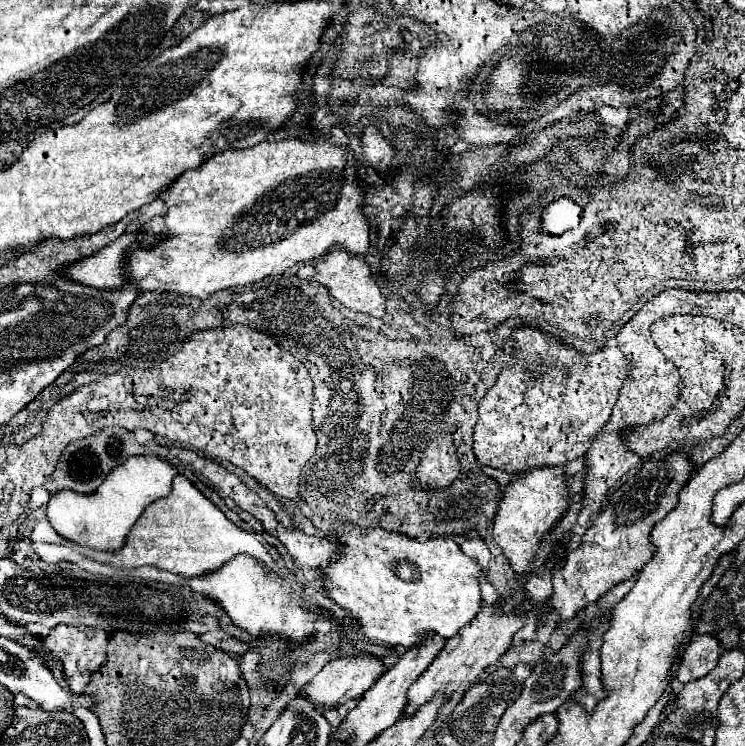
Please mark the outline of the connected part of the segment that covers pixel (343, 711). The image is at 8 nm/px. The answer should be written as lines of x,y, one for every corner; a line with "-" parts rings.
342,703
342,707
330,707
330,711
324,711
324,715
326,715
326,719
330,721
332,727
338,727
338,723
342,723
342,721
346,719
346,715
348,715
354,707
356,707
356,705
352,705
352,703

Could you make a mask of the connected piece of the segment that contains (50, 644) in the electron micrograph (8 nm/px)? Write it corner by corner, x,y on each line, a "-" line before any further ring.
56,625
50,629
46,637
40,639
42,649
48,657
54,657
54,661
62,663
62,675
68,687
74,693
82,693
86,683
90,681
90,675
98,671
98,667
104,665
106,659
106,643
108,643
108,633
104,629
94,629
94,627
74,627
74,625

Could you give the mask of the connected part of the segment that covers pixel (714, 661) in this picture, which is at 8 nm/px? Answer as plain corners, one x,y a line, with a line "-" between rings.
694,635
690,647
686,647
682,655
682,663
676,675
678,681
688,683
708,675
718,665
720,651
722,645
714,635

